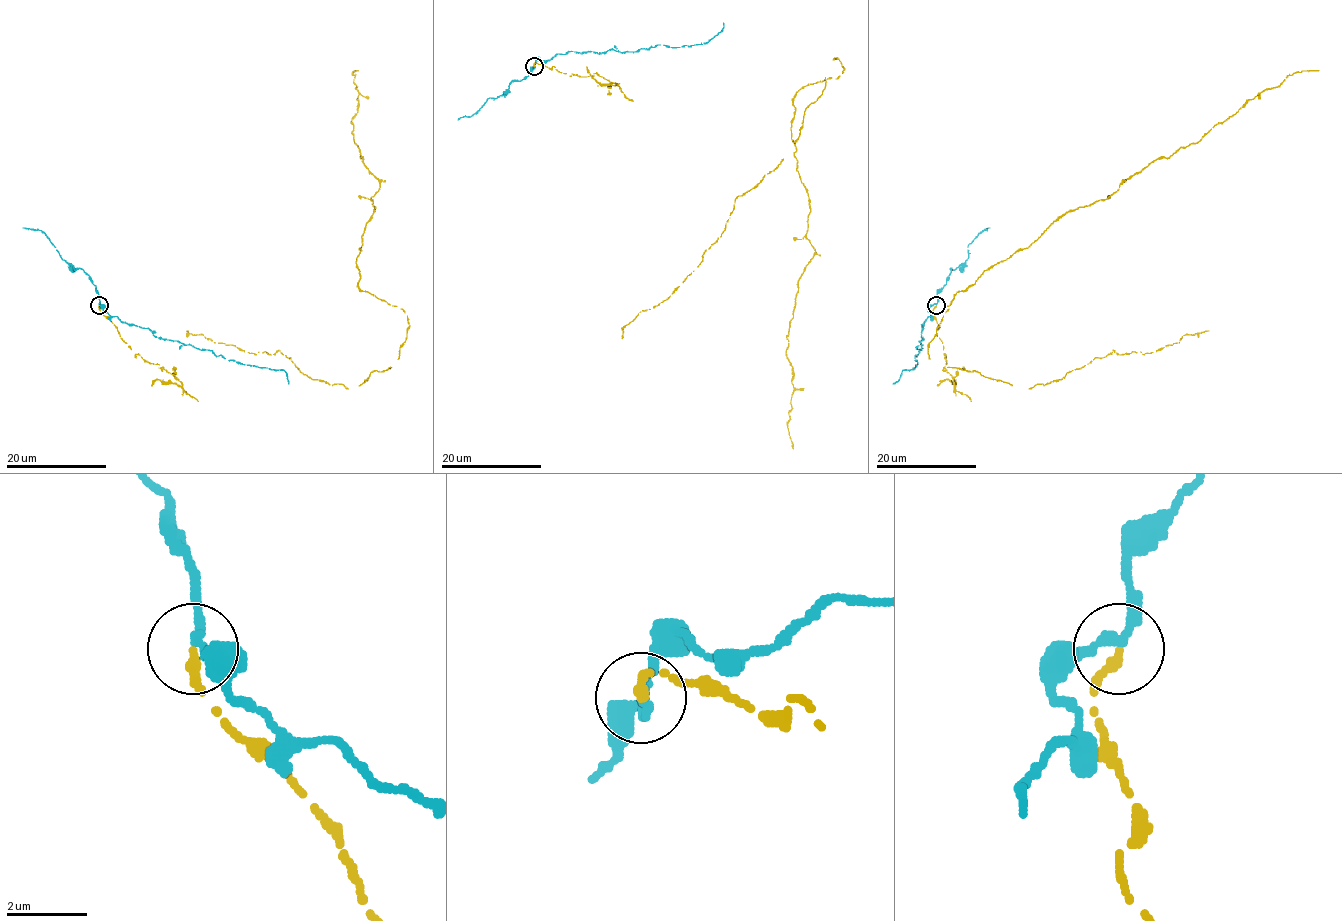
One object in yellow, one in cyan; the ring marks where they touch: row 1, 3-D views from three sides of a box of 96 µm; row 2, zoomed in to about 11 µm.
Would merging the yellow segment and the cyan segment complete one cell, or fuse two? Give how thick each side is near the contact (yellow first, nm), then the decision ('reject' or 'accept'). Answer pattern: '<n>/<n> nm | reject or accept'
240/240 nm | reject

